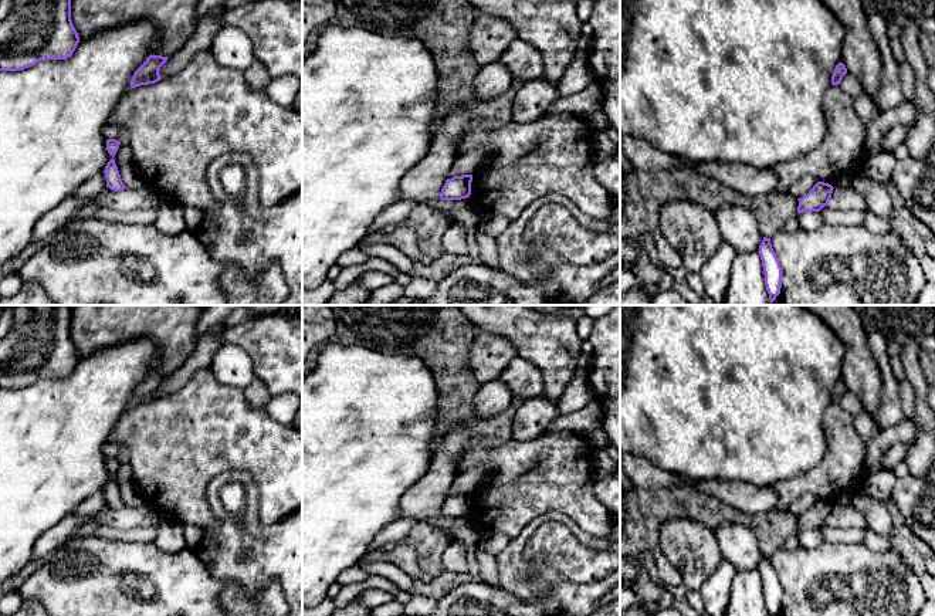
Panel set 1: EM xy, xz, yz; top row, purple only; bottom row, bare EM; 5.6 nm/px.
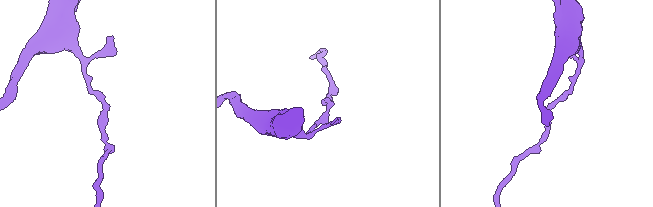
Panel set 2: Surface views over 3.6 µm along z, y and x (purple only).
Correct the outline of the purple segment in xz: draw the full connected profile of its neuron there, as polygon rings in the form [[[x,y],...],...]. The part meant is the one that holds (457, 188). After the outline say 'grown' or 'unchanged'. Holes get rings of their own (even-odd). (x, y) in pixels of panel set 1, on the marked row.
[[[463,175],[447,179],[441,189],[440,199],[461,200],[470,197],[471,182],[472,182],[472,175]]] | unchanged

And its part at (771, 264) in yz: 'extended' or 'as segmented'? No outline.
as segmented

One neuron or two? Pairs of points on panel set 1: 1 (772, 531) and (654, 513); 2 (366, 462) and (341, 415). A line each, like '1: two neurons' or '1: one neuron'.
1: one neuron
2: one neuron

